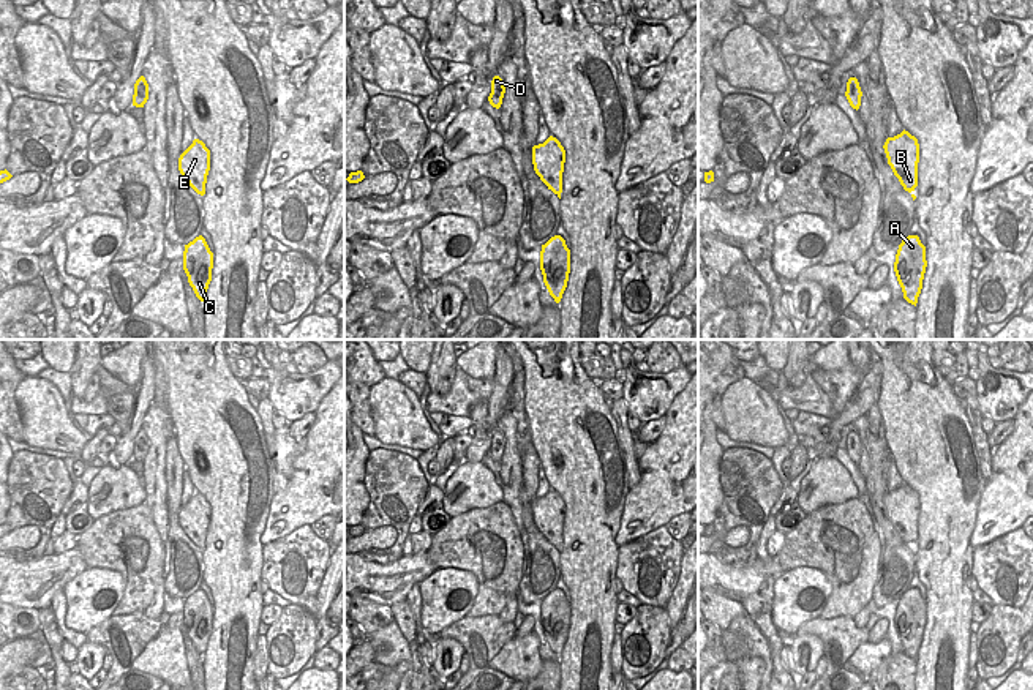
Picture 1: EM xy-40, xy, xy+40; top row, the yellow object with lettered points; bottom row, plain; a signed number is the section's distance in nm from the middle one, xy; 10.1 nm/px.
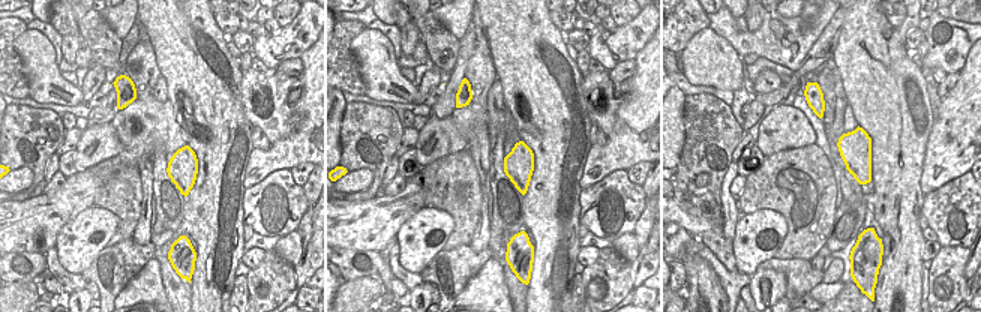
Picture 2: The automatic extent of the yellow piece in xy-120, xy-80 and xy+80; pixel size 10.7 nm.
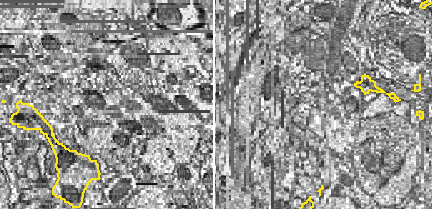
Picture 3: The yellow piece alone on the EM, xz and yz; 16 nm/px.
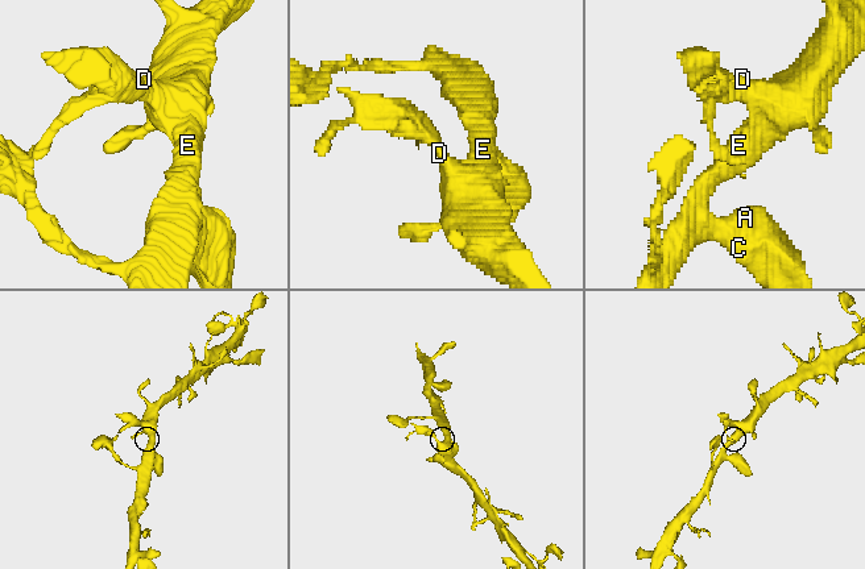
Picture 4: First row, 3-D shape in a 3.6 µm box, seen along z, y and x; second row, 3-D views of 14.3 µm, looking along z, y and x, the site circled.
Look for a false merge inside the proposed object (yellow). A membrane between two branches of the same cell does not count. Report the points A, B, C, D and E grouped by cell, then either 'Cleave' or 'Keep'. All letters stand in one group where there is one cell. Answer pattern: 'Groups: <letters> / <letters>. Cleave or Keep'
Groups: A B C D E. Keep.

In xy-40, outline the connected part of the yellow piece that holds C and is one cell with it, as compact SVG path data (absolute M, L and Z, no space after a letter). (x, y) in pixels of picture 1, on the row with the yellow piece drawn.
M202 235L185 245L183 270L196 297L204 302L212 281L213 253Z

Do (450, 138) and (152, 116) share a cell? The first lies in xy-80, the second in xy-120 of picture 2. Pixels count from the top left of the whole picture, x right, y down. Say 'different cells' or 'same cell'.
different cells

